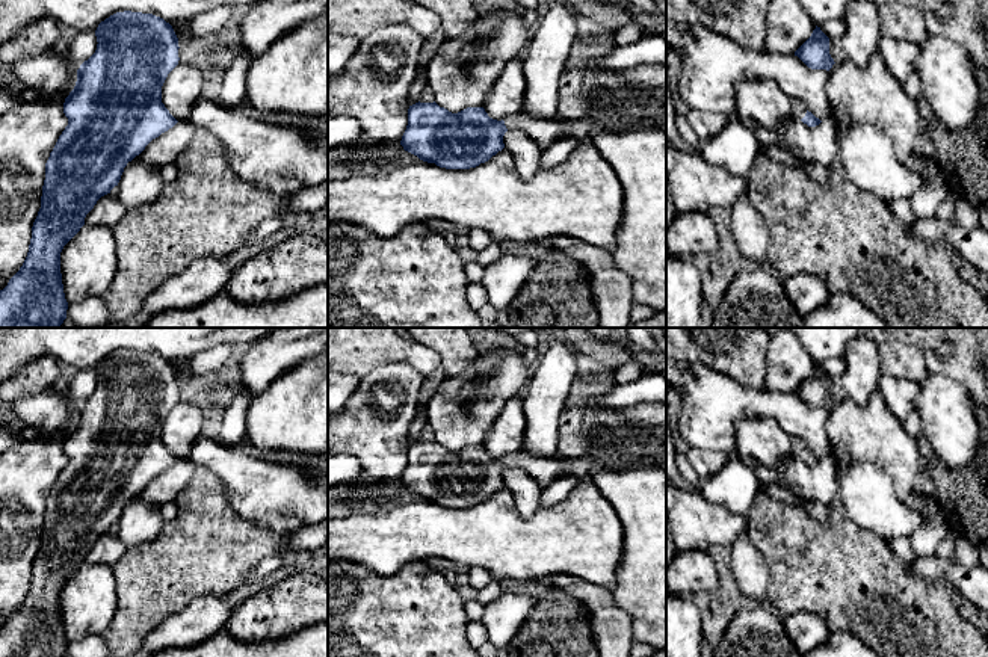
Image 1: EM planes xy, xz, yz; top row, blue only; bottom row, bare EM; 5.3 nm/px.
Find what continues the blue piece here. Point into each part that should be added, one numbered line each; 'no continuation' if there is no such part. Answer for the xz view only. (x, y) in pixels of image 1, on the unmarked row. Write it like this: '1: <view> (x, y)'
1: xz (544, 470)

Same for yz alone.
1: yz (799, 447)

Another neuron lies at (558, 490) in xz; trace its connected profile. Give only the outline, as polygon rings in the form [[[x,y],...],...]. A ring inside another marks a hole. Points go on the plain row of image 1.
[[[574,474],[553,480],[547,488],[542,489],[541,503],[544,506],[554,506],[563,501],[579,482],[580,479]]]

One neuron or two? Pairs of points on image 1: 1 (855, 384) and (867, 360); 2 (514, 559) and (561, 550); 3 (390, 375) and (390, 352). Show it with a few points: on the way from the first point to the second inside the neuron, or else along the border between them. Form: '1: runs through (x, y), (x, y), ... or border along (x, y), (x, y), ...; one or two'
1: runs through (860, 378), (863, 366); one
2: runs through (526, 550), (549, 550); one
3: border along (423, 373), (407, 364), (384, 363), (360, 378); two

